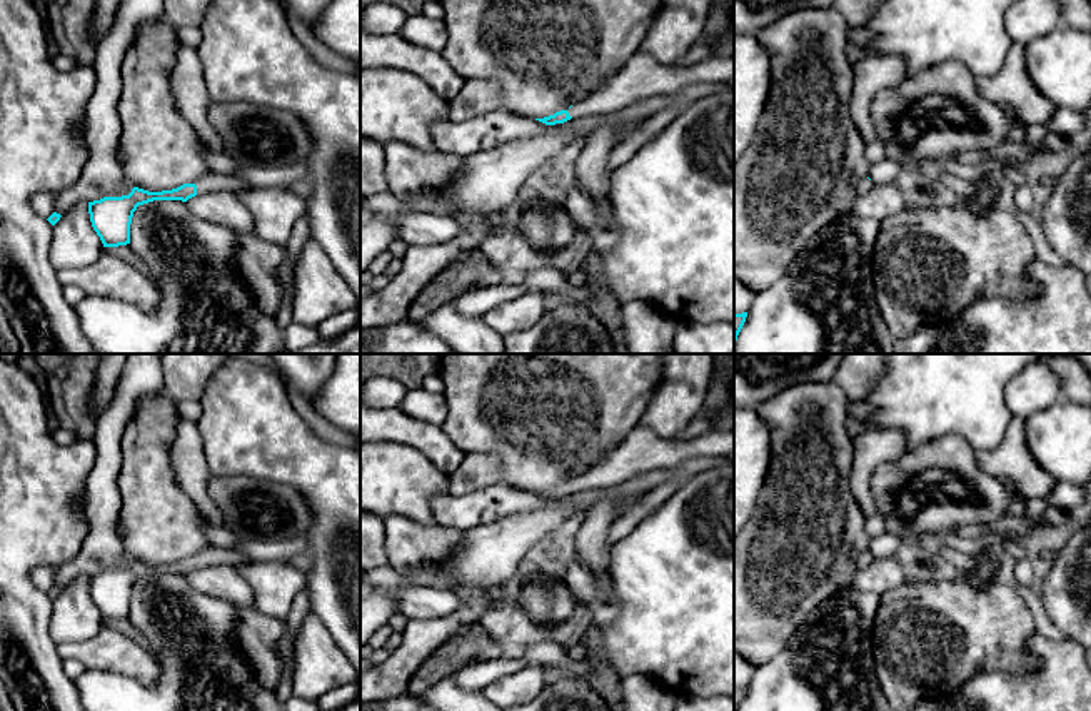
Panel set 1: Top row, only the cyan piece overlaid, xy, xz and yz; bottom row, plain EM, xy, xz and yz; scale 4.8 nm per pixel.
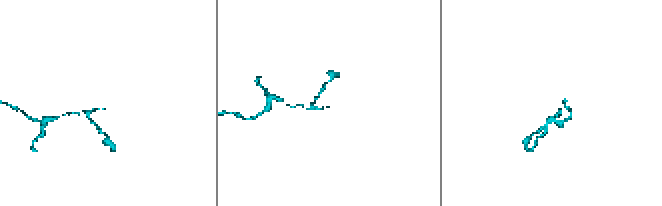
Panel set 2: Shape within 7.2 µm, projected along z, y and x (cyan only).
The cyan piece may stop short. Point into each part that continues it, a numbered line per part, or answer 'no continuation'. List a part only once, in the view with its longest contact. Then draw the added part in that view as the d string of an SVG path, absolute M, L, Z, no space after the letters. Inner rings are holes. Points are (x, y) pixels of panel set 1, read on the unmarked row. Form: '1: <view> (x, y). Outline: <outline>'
1: xy (214, 554). Outline: M210 546L209 549L192 556L197 559L197 569L212 566L212 564L224 564L224 566L242 566L245 562L250 562L250 557L244 552L232 551L232 549L222 549Z

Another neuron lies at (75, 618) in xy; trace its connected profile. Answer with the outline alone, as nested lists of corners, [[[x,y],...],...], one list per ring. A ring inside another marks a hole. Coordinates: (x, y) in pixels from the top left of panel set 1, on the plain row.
[[[78,574],[53,599],[50,636],[57,646],[92,639],[103,628],[103,618],[92,601],[88,574]]]

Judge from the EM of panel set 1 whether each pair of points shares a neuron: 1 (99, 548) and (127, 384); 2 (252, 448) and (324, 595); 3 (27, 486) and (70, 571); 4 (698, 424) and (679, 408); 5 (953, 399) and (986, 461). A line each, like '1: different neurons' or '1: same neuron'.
1: same neuron
2: same neuron
3: different neurons
4: different neurons
5: different neurons

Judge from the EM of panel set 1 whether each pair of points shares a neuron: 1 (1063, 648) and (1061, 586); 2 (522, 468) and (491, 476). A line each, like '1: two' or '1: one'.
1: two
2: two

